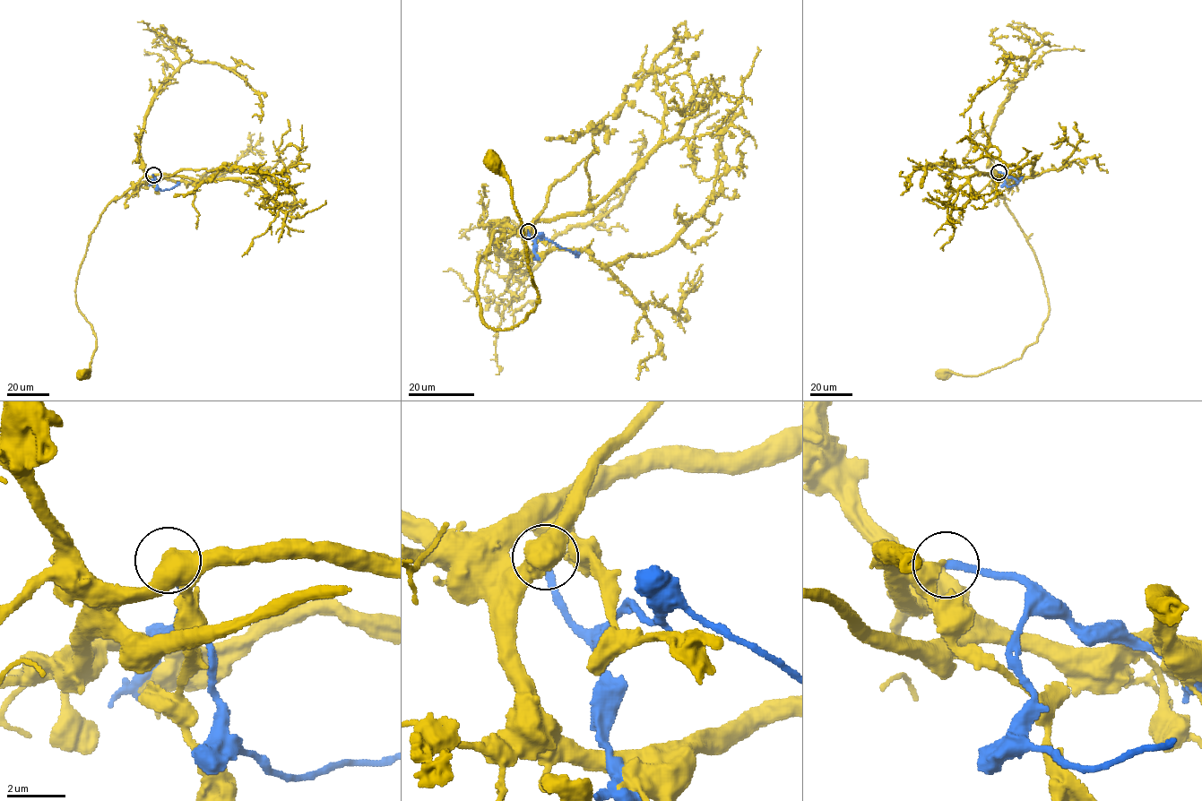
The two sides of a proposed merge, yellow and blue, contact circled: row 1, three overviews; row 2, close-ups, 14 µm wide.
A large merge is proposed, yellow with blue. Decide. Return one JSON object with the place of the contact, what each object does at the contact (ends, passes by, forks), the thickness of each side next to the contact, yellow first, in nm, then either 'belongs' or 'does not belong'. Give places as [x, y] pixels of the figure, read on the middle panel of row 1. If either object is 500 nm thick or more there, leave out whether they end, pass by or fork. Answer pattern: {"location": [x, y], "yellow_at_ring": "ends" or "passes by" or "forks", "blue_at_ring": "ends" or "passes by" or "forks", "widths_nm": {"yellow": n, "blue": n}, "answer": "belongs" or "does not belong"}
{"location": [528, 231], "yellow_at_ring": "ends", "blue_at_ring": "ends", "widths_nm": {"yellow": 360, "blue": 240}, "answer": "does not belong"}

